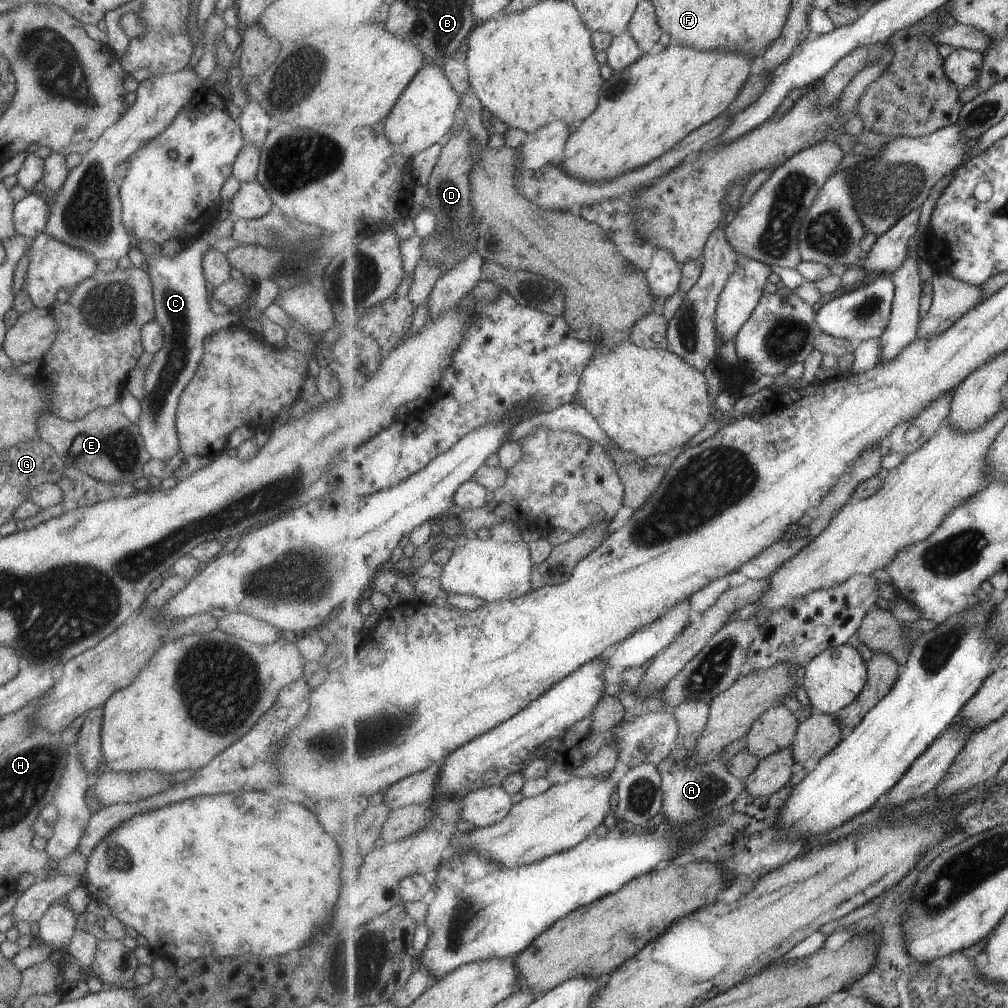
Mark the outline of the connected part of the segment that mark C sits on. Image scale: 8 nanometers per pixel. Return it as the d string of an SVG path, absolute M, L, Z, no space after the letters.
M203 239L185 242L183 250L173 258L161 253L151 255L149 259L152 296L154 302L154 318L161 326L163 344L154 352L147 370L143 372L143 400L140 402L141 412L134 422L143 438L145 450L151 458L166 460L180 450L174 418L183 387L193 378L203 352L203 340L216 330L239 326L242 324L238 311L224 315L216 315L209 310L205 277L202 271L202 260L205 251L211 245Z

